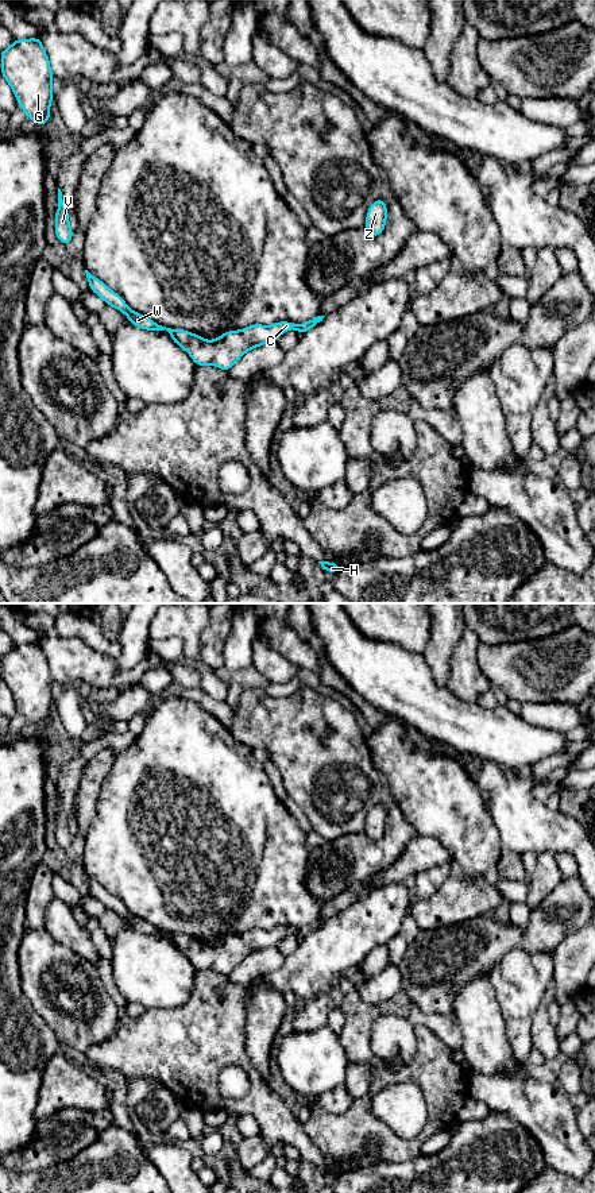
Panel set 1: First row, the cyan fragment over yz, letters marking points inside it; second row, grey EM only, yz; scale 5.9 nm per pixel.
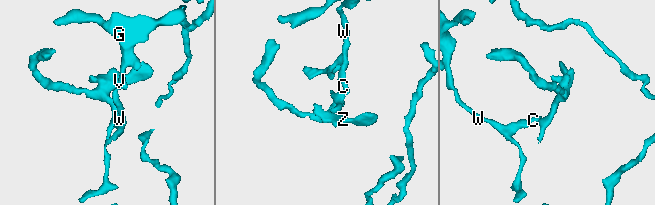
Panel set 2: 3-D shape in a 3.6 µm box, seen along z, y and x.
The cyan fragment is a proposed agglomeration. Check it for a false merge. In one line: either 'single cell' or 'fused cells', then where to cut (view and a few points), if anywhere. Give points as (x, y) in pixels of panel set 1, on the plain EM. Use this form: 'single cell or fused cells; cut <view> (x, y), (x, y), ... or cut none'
fused cells; cut yz (298, 930), (300, 935)

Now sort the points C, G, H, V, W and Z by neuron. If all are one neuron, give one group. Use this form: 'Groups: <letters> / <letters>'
Groups: C G H V W / Z

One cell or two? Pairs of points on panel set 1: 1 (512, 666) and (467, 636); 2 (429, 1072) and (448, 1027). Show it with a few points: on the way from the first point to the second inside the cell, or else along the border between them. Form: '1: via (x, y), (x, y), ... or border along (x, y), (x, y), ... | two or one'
1: border along (480, 643), (478, 663), (486, 675) | two
2: border along (416, 1024), (428, 1027), (452, 1050) | two

